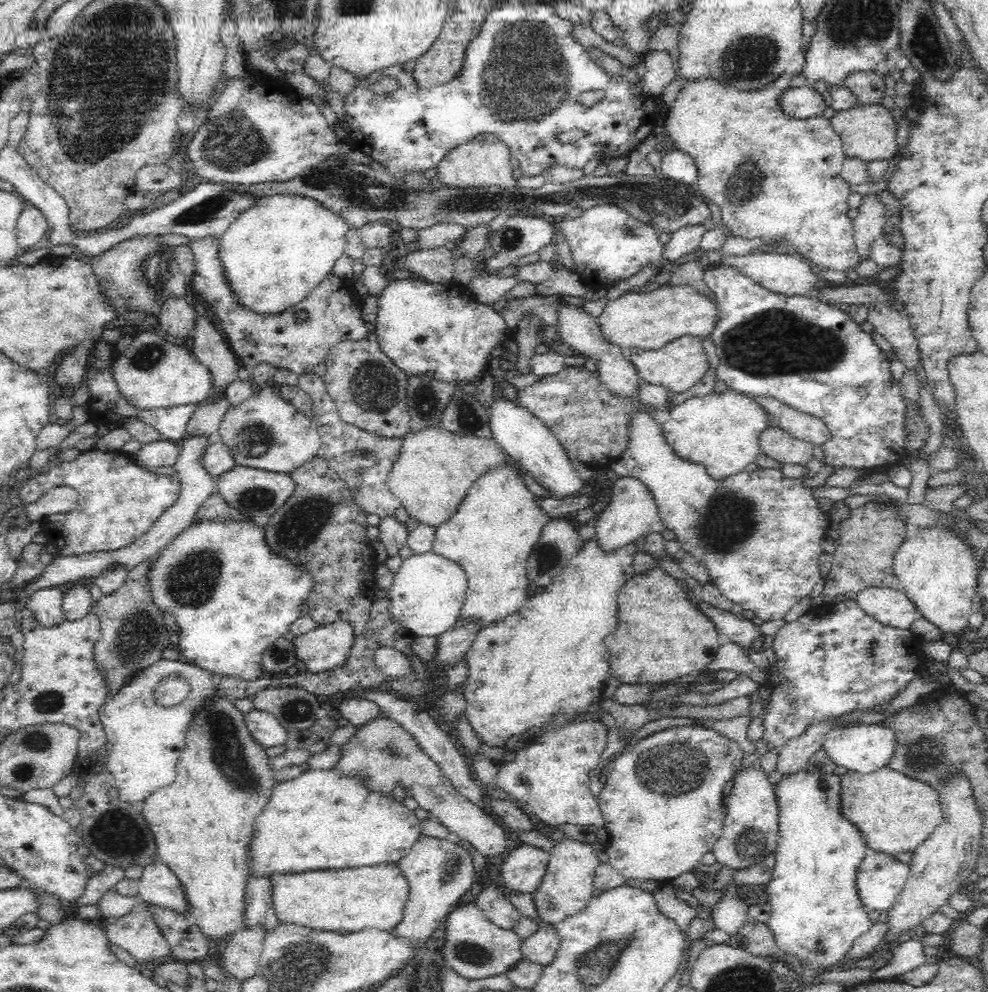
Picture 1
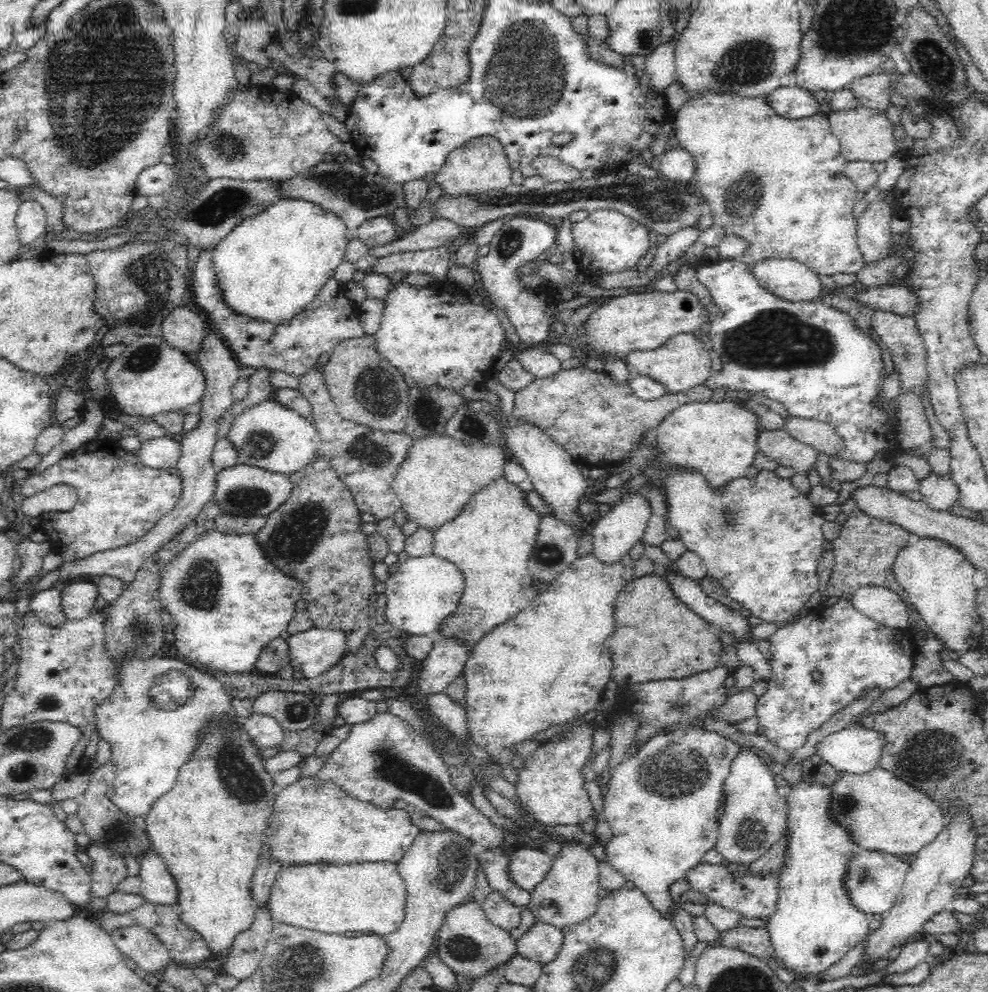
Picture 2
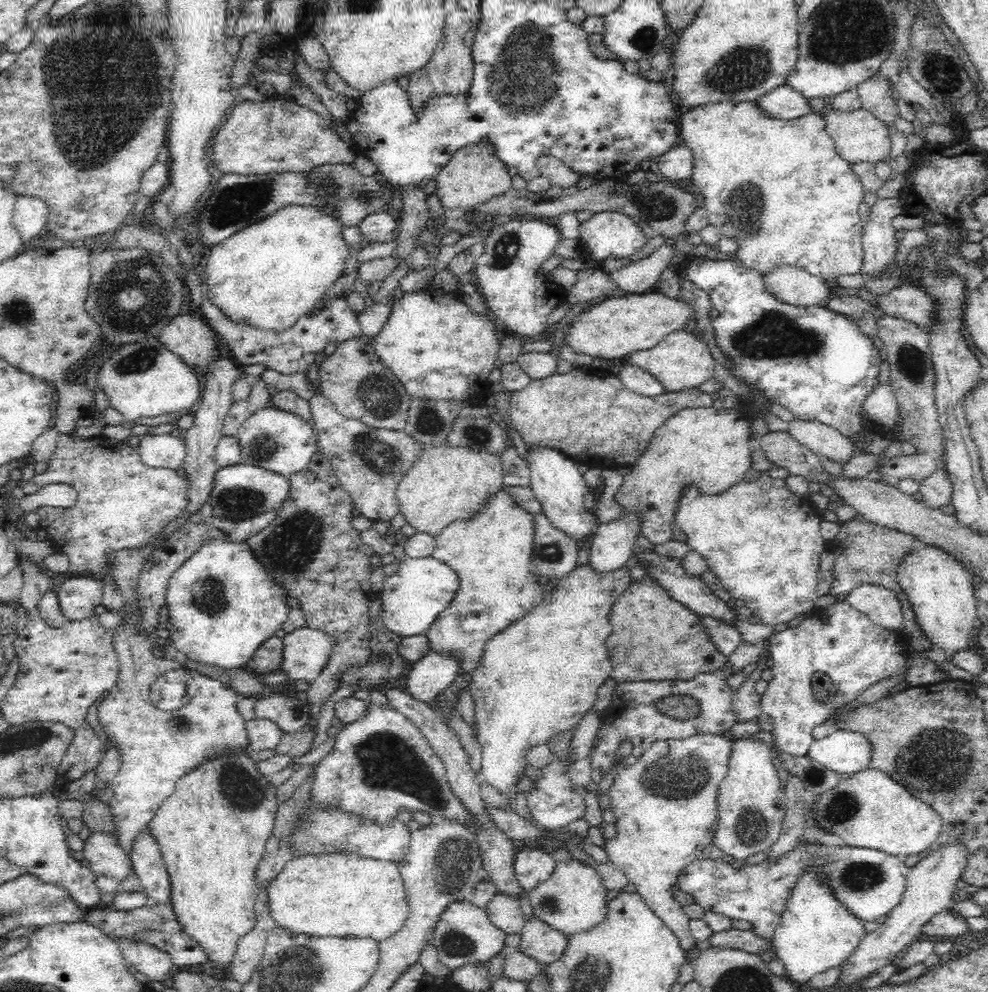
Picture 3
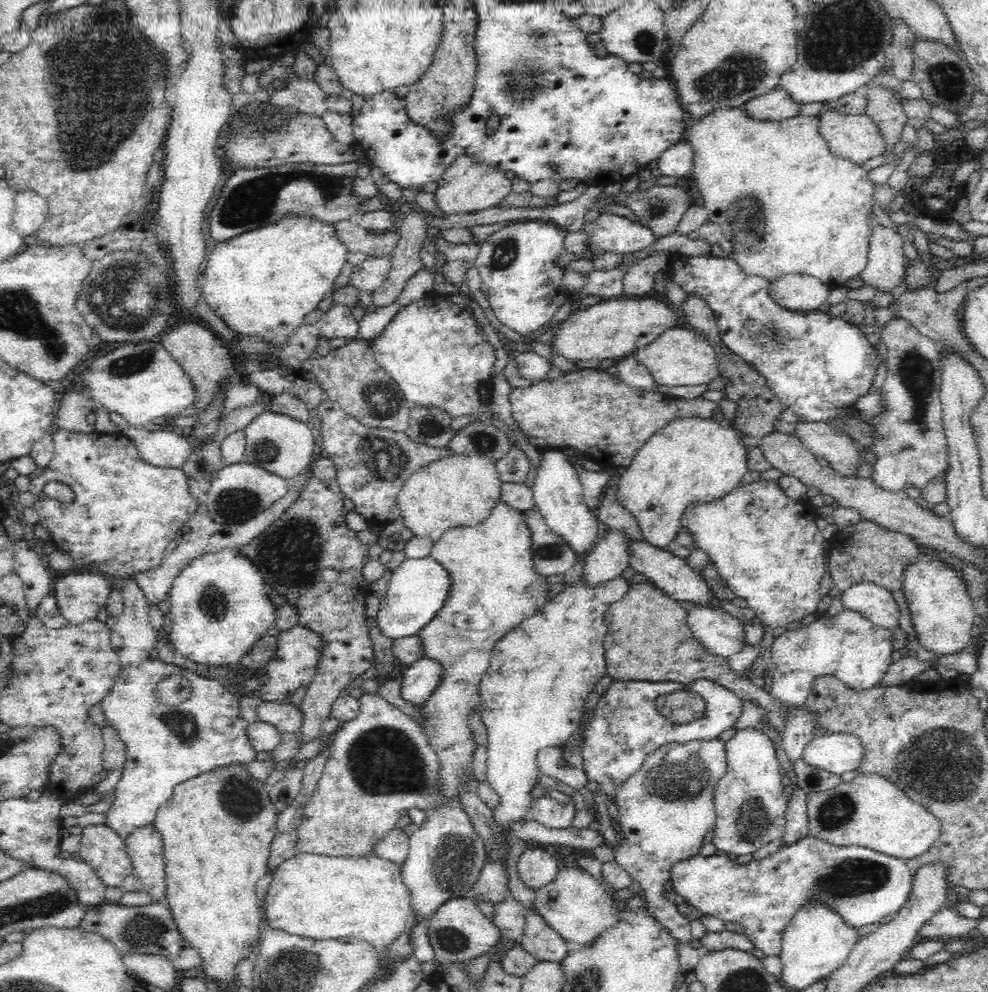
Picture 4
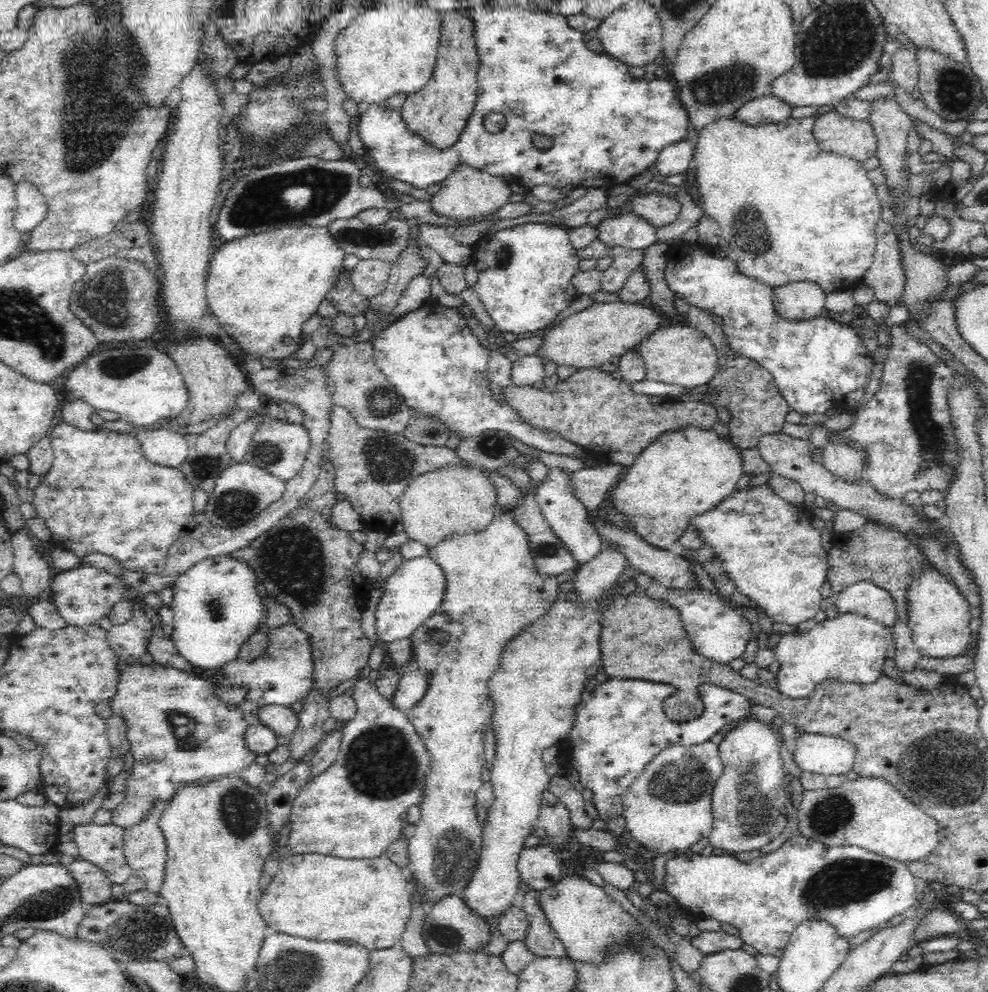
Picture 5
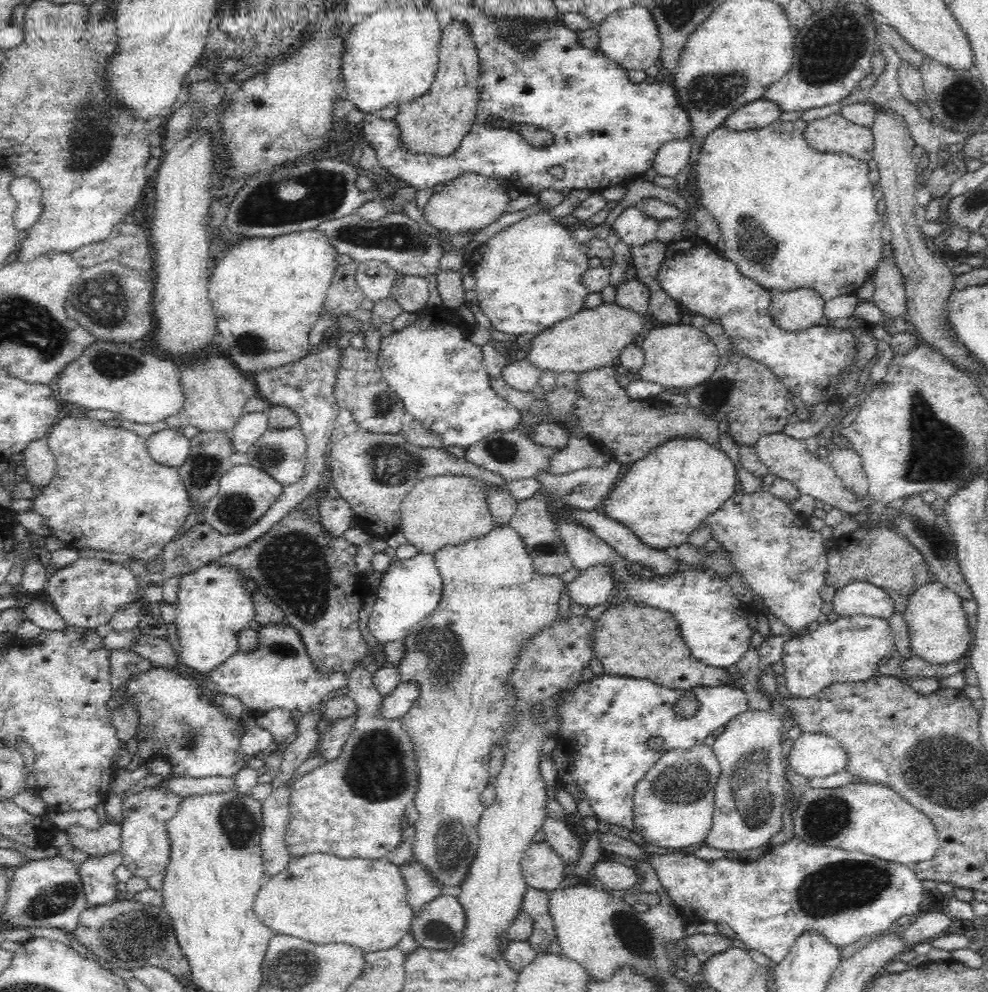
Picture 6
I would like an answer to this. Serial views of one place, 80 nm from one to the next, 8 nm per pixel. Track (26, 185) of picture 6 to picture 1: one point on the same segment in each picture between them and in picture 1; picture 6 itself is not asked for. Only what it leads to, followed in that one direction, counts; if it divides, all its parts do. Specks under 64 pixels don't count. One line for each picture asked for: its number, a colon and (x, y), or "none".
1: (31, 225)
2: (31, 222)
3: (30, 216)
4: (30, 211)
5: (31, 209)

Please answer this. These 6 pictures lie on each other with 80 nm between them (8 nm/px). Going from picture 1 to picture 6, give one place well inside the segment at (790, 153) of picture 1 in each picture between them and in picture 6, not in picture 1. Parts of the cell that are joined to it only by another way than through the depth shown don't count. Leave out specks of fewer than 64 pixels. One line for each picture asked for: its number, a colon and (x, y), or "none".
2: (778, 183)
3: (779, 187)
4: (787, 204)
5: (788, 210)
6: (790, 216)

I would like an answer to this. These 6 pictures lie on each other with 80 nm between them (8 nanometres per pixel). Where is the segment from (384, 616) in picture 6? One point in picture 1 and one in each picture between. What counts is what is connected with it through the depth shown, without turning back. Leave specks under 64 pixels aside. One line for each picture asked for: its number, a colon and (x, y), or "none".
1: (428, 592)
2: (423, 593)
3: (413, 598)
4: (418, 589)
5: (413, 593)

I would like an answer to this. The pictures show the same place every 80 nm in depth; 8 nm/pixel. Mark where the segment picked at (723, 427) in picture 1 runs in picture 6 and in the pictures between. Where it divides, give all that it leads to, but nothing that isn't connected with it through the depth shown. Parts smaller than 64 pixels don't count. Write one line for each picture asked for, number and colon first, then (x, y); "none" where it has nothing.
2: (719, 439)
3: (710, 446)
4: (691, 458)
5: (681, 472)
6: (666, 494)

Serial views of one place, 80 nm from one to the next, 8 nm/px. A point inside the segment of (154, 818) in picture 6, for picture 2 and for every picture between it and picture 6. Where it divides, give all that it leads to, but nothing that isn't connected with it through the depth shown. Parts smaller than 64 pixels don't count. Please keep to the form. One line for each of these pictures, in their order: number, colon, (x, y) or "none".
2: (158, 886)
3: (147, 863)
4: (144, 846)
5: (144, 846)

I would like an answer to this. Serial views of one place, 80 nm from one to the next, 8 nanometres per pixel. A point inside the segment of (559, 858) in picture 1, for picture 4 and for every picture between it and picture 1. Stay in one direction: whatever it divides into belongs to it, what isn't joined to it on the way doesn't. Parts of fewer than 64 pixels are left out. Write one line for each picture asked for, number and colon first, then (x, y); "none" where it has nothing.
2: (569, 892)
3: (573, 899)
4: (576, 905)

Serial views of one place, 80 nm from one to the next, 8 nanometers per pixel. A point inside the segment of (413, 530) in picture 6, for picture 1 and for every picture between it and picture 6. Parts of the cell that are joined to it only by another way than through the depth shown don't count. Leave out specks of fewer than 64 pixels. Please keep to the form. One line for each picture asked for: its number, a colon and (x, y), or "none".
1: (434, 468)
2: (439, 473)
3: (445, 483)
4: (456, 489)
5: (460, 499)

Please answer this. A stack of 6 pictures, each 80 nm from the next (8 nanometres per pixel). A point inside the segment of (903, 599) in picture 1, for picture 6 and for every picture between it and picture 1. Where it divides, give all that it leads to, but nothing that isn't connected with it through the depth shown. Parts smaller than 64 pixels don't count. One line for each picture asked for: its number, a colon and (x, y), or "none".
2: (883, 605)
3: (880, 605)
4: (877, 604)
5: (872, 602)
6: (859, 598)

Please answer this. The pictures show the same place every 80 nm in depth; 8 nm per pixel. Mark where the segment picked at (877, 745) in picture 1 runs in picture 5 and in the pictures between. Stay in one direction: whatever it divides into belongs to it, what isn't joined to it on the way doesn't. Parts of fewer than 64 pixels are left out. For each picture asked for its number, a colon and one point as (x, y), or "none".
2: (856, 749)
3: (844, 751)
4: (838, 752)
5: (831, 755)

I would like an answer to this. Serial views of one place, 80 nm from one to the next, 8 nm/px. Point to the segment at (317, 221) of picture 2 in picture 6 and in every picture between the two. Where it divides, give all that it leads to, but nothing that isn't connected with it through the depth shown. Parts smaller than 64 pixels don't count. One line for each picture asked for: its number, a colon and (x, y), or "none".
3: (269, 274)
4: (263, 283)
5: (261, 288)
6: (267, 293)

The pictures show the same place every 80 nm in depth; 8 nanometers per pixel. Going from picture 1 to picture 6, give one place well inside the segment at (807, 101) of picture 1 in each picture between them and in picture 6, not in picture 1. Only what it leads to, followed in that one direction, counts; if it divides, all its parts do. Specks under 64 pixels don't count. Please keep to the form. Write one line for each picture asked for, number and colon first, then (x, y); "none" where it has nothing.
2: (794, 102)
3: (785, 103)
4: (777, 105)
5: (769, 109)
6: (761, 113)

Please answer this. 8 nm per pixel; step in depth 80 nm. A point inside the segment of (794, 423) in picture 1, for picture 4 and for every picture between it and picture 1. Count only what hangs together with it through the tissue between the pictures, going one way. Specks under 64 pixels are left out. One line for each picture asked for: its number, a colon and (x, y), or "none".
2: (818, 434)
3: (828, 443)
4: (839, 449)

